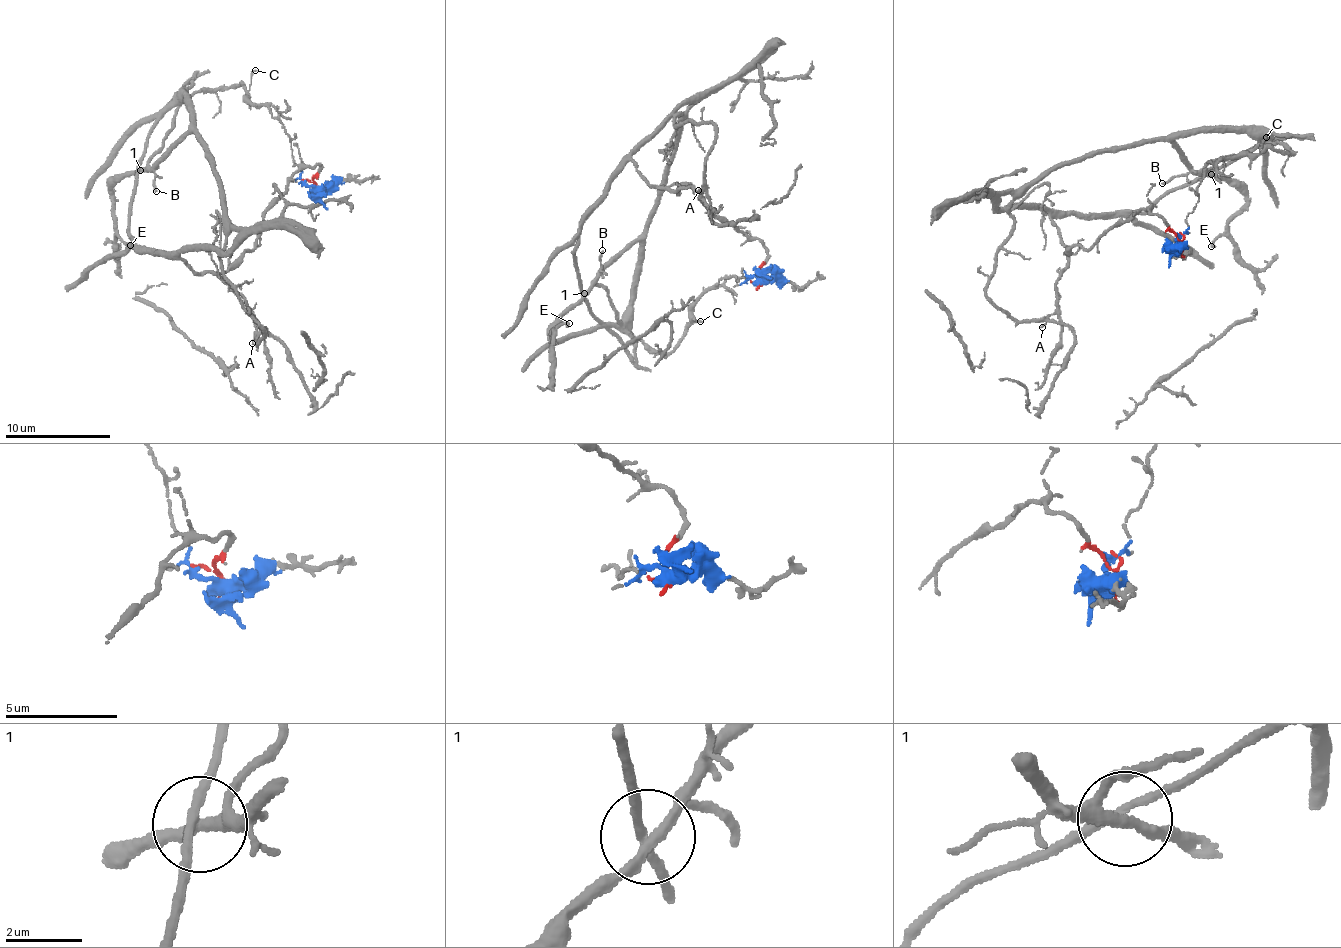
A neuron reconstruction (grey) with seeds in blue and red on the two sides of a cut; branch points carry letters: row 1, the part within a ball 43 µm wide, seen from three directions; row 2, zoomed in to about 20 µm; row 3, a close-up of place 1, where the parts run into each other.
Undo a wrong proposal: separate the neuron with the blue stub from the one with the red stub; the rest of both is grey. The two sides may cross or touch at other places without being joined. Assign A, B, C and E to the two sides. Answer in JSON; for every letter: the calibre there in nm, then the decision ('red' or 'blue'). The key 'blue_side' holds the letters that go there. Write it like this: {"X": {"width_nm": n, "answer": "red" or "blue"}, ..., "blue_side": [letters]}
{"A": {"width_nm": 100, "answer": "red"}, "B": {"width_nm": 140, "answer": "blue"}, "C": {"width_nm": 120, "answer": "blue"}, "E": {"width_nm": 190, "answer": "blue"}, "blue_side": ["B", "C", "E"]}

